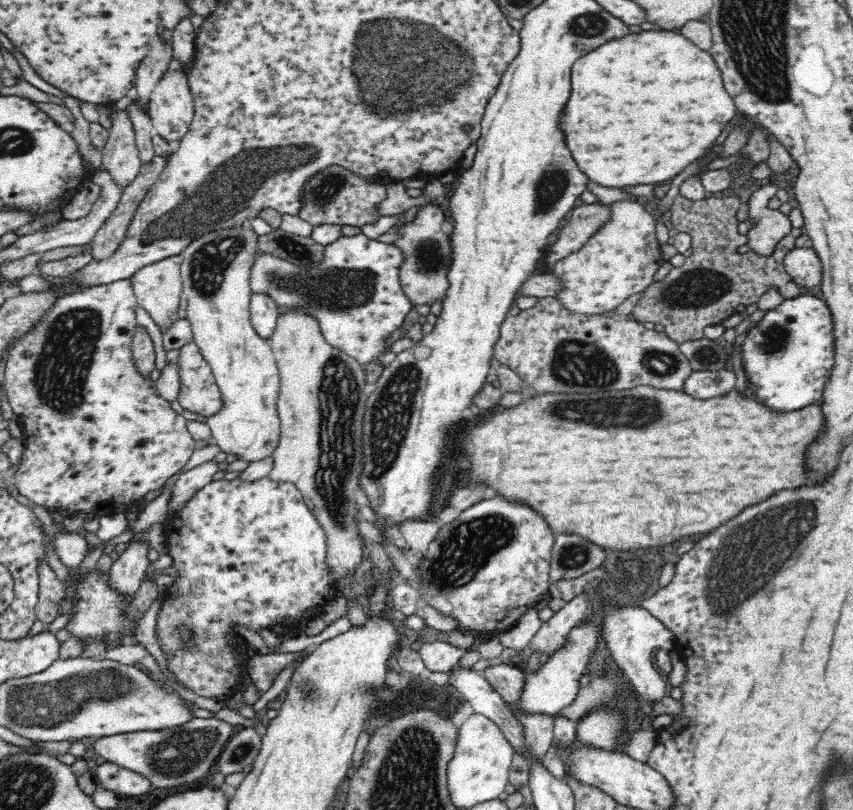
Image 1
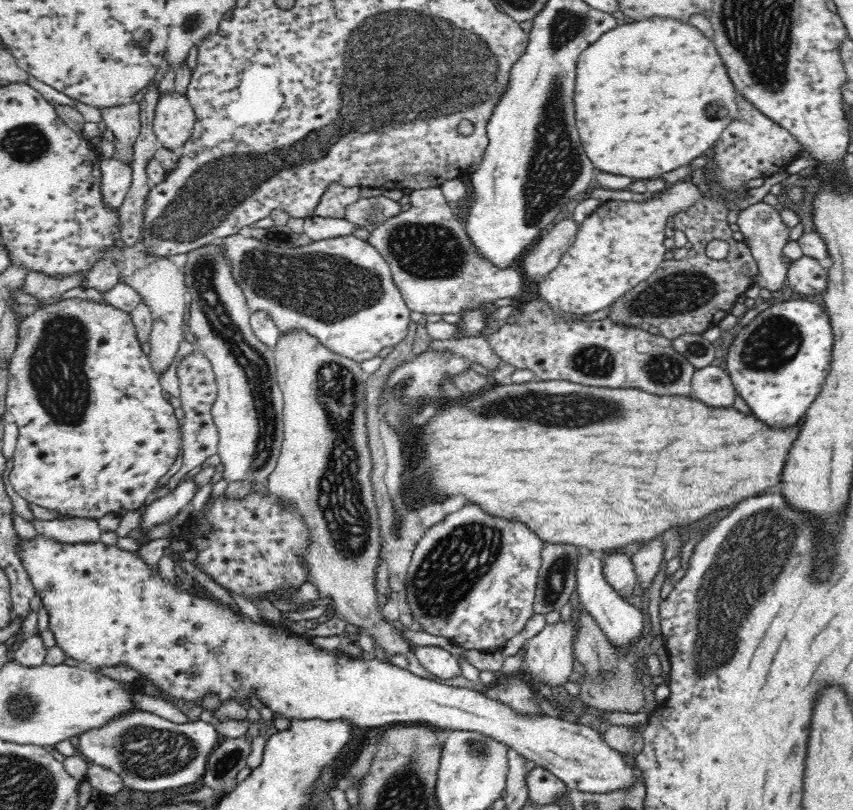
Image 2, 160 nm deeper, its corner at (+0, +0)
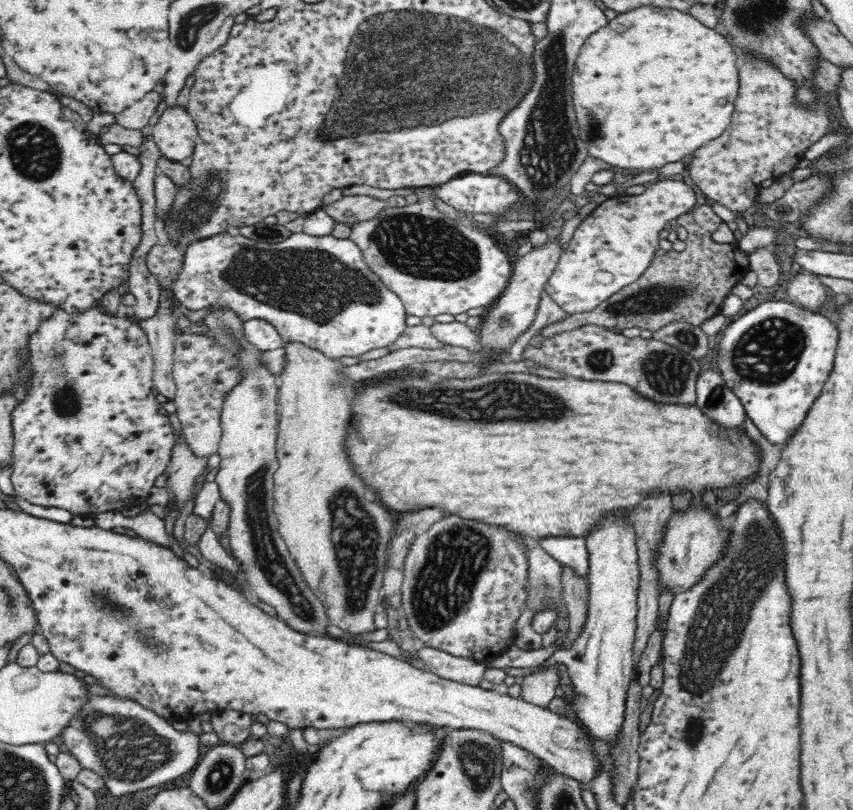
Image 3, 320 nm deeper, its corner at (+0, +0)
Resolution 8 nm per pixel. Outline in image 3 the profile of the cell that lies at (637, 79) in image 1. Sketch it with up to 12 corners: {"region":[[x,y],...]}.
{"region":[[618,13],[580,48],[589,155],[654,170],[728,128],[728,38]]}

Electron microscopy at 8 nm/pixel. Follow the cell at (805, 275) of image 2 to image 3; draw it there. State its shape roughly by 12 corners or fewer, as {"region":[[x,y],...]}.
{"region":[[806,271],[787,284],[791,303],[816,313],[826,288]]}

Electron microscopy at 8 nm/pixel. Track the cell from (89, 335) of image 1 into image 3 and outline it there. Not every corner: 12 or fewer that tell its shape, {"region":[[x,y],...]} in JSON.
{"region":[[57,309],[12,412],[16,495],[145,502],[175,431],[145,330]]}

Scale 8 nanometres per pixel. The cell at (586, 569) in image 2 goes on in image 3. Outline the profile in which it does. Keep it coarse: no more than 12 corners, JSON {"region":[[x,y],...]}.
{"region":[[544,536],[538,544],[561,564],[586,577],[582,536]]}

